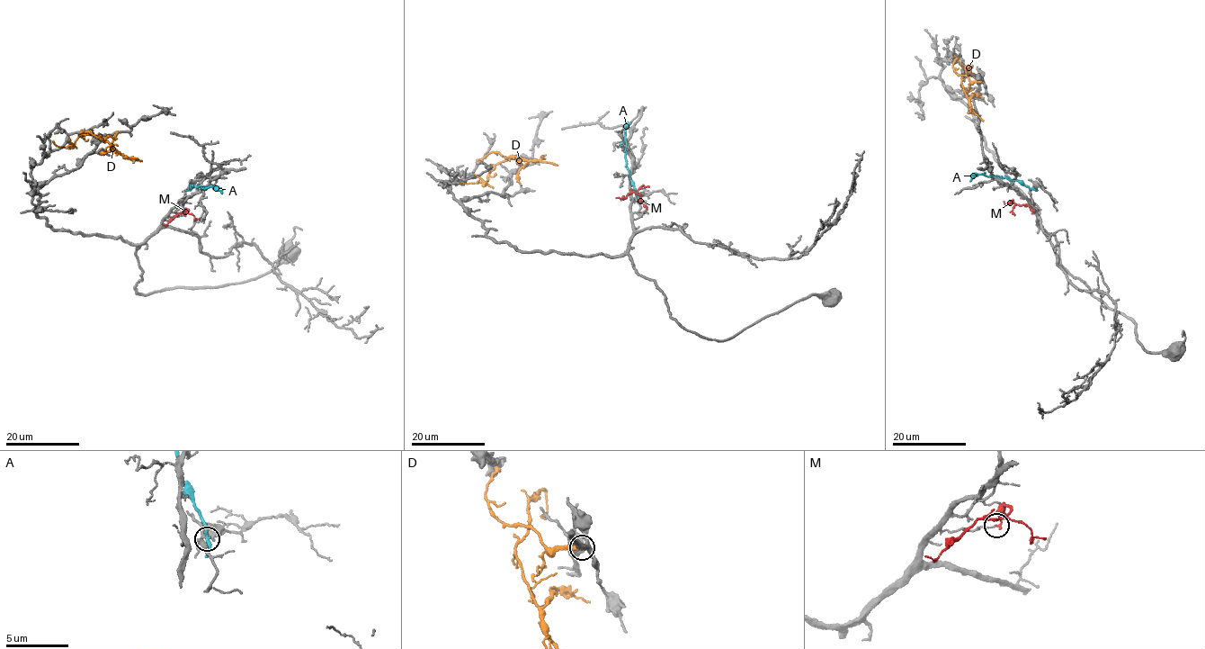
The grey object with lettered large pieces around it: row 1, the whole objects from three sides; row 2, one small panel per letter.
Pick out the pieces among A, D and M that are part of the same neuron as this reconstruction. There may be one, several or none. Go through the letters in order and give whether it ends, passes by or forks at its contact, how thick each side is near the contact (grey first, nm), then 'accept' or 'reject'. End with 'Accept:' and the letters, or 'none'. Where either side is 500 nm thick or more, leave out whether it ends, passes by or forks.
A: it passes by; calibres 170 and 240 nm; reject
D: it ends; calibres 280 and 280 nm; reject
M: it ends; calibres 100 and 170 nm; reject
Accept: none

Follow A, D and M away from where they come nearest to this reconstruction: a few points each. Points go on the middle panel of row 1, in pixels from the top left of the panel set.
A: (638, 197), (625, 157), (625, 127), (630, 122)
D: (522, 166), (516, 161), (518, 163), (521, 157), (513, 156), (498, 163), (485, 183), (468, 184), (459, 180)
M: (646, 210), (641, 196), (633, 192), (621, 199), (615, 198)

